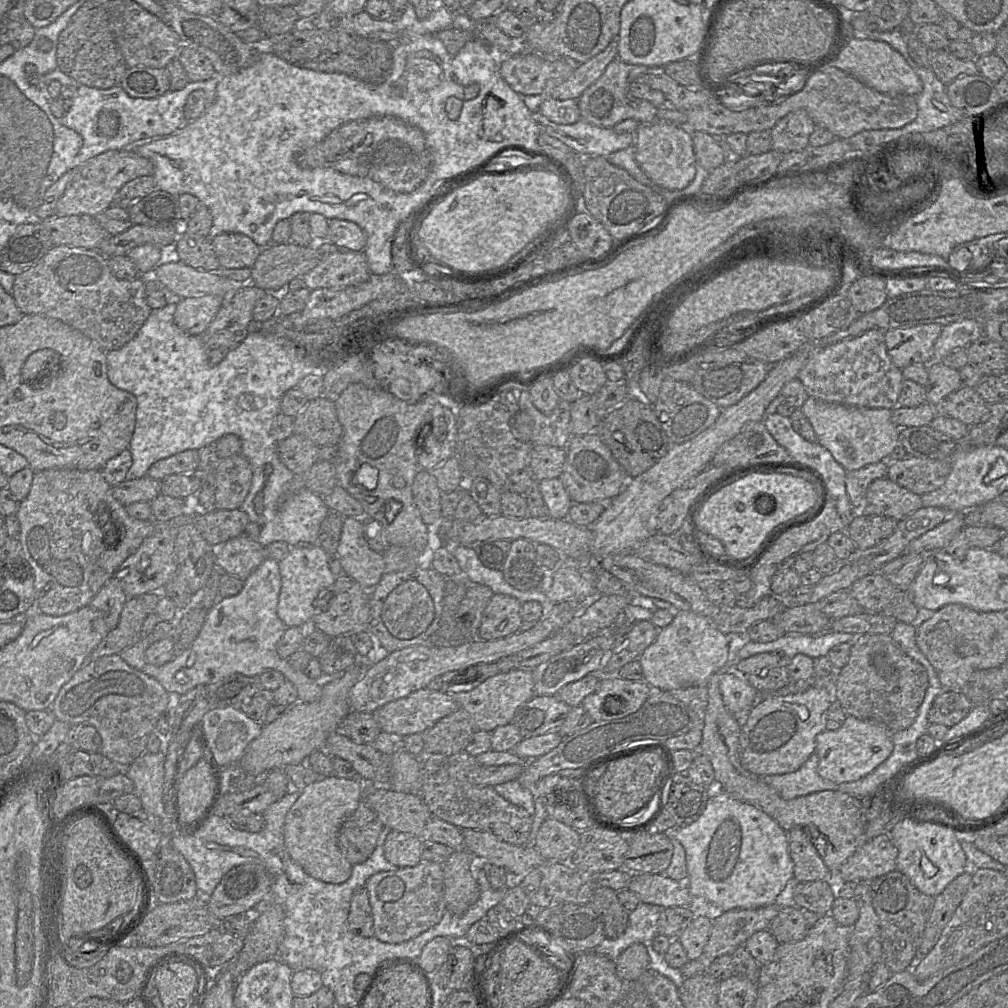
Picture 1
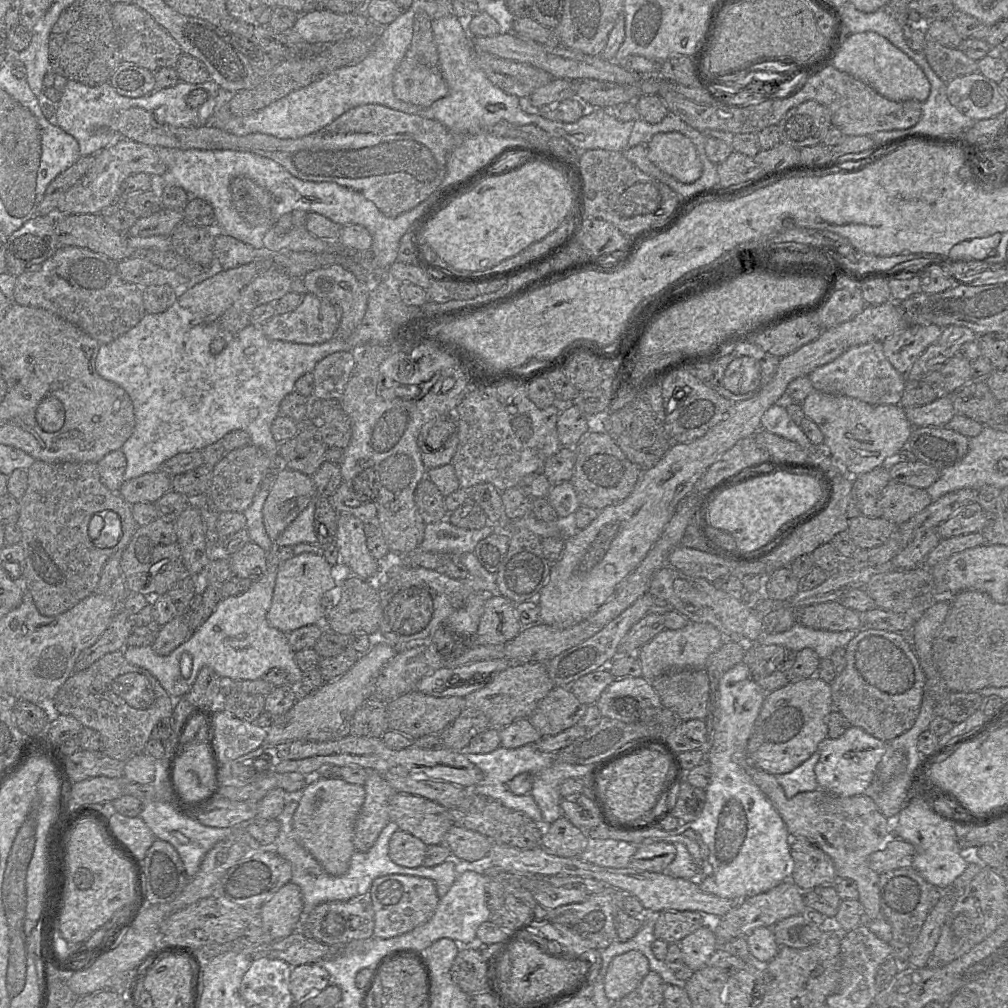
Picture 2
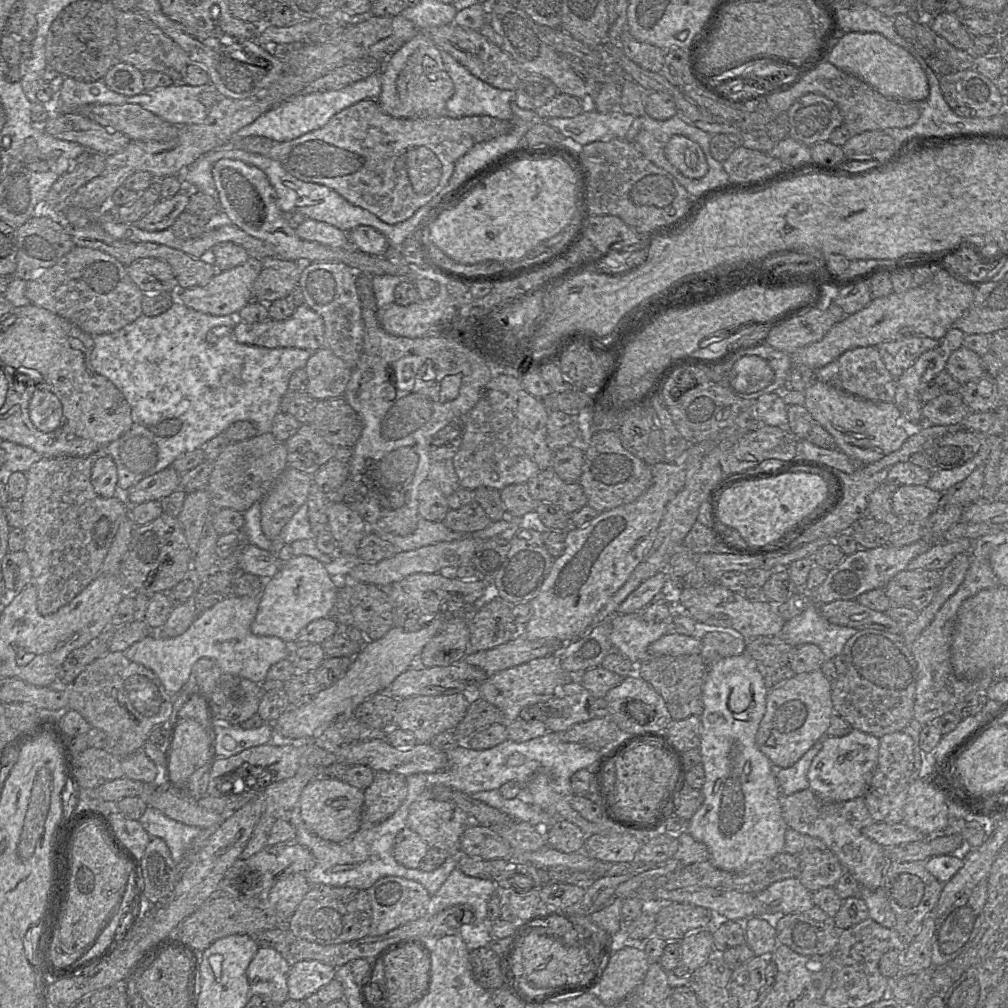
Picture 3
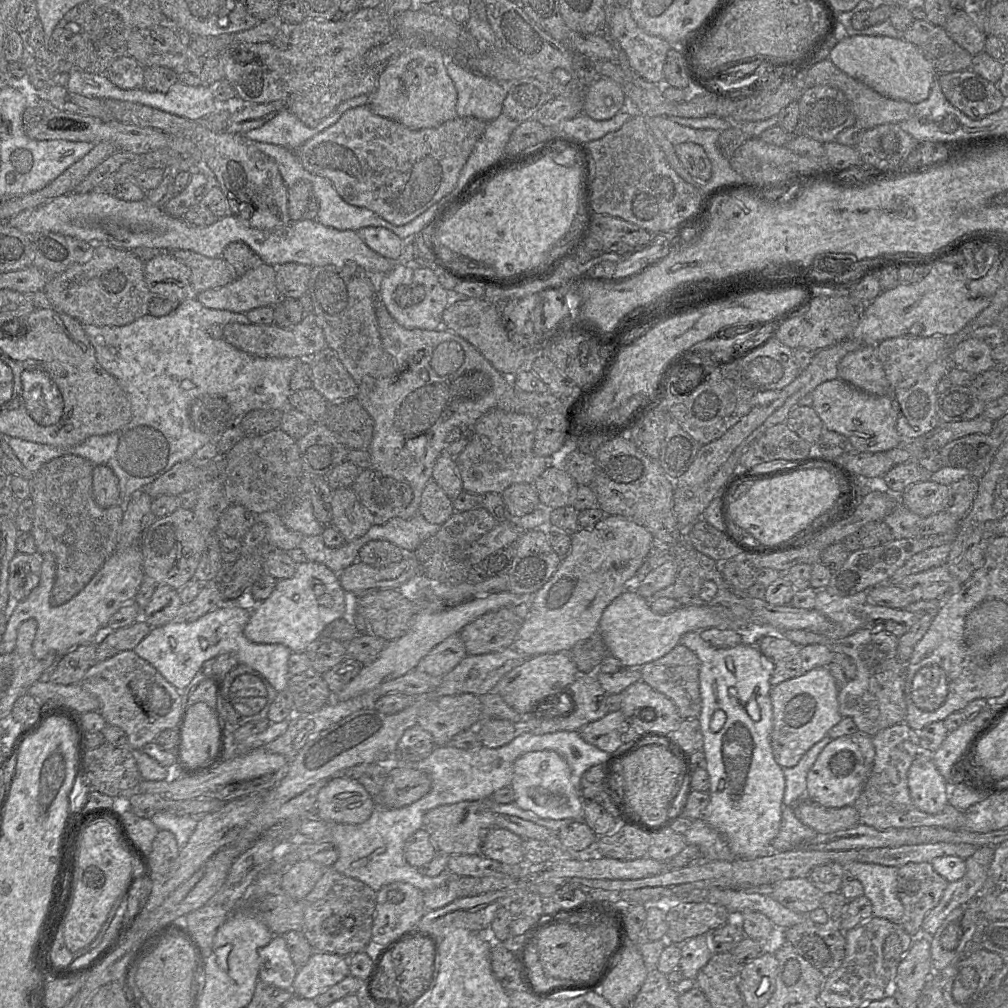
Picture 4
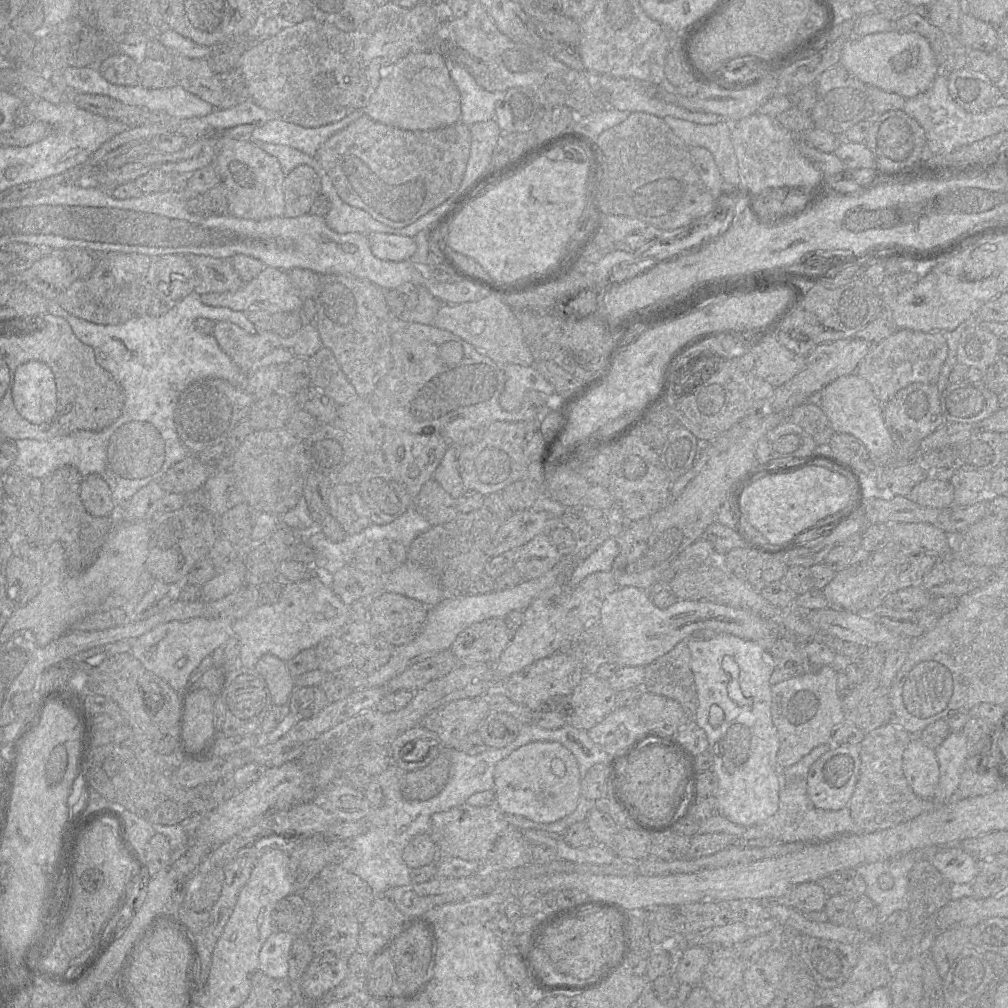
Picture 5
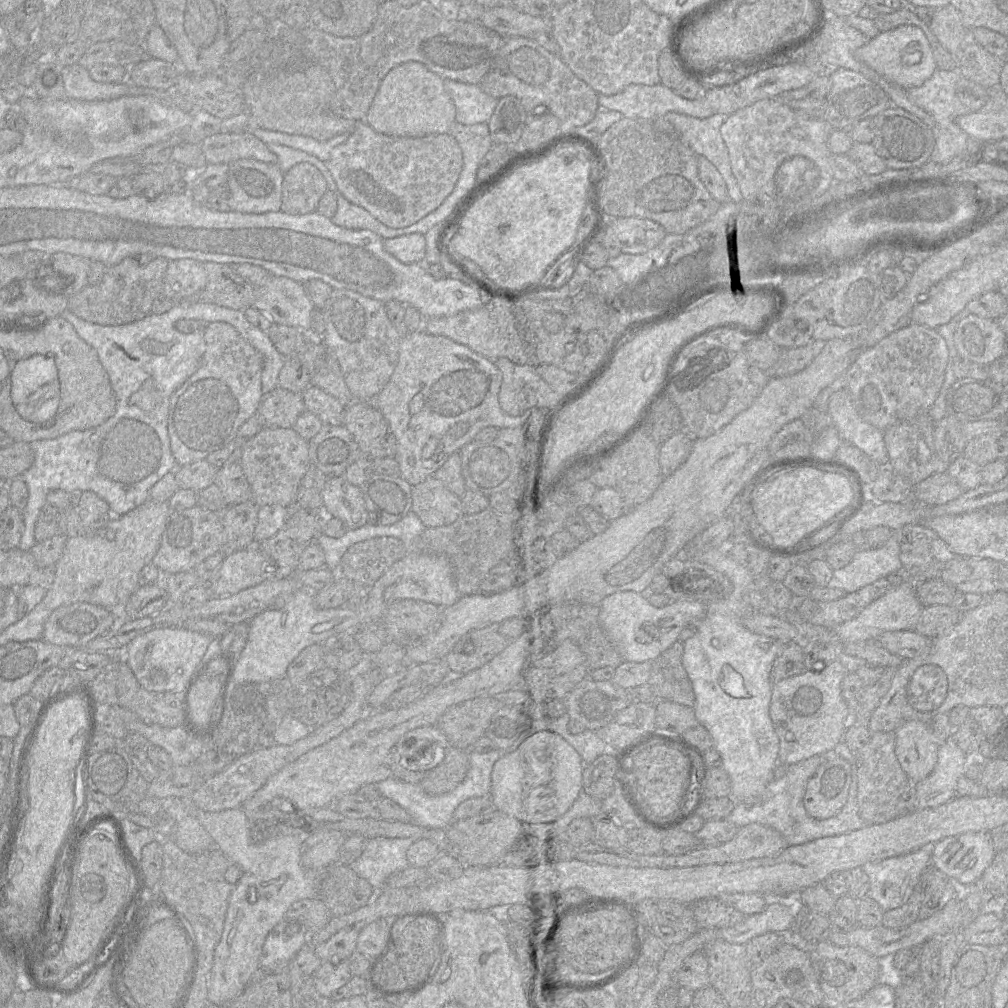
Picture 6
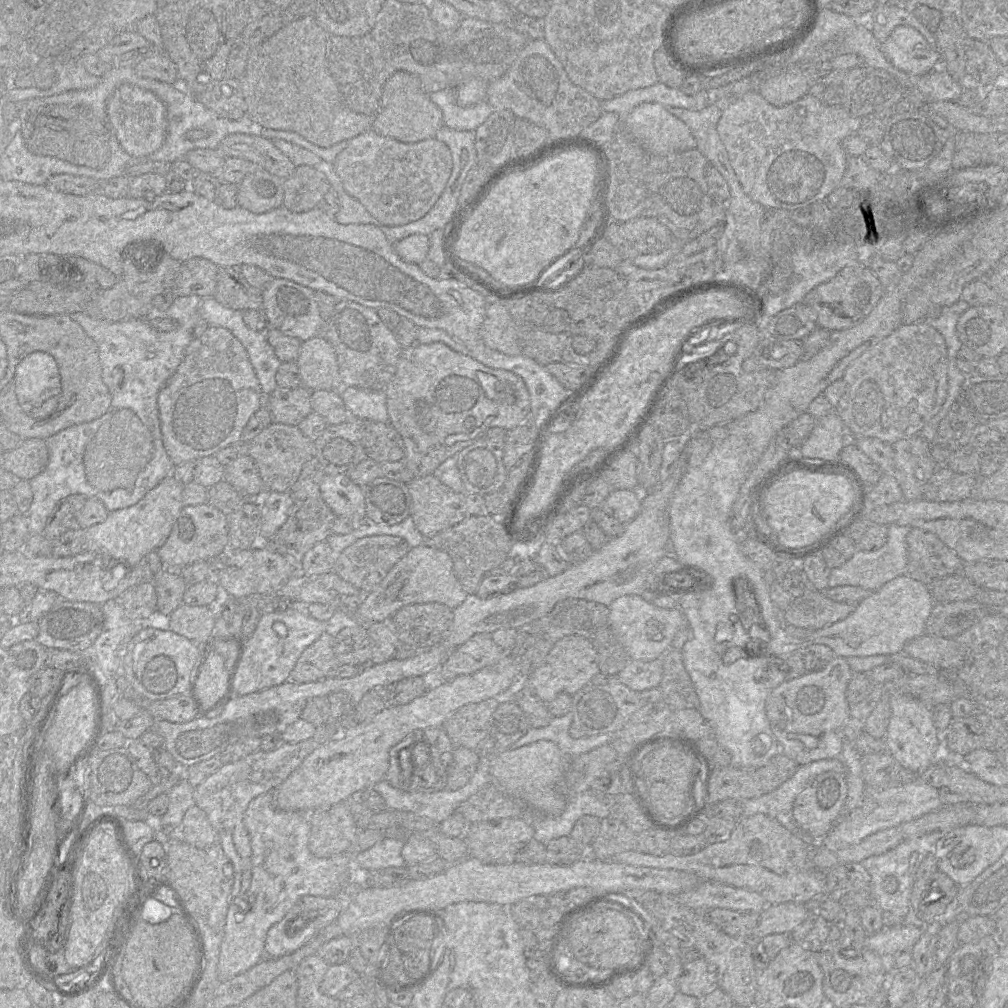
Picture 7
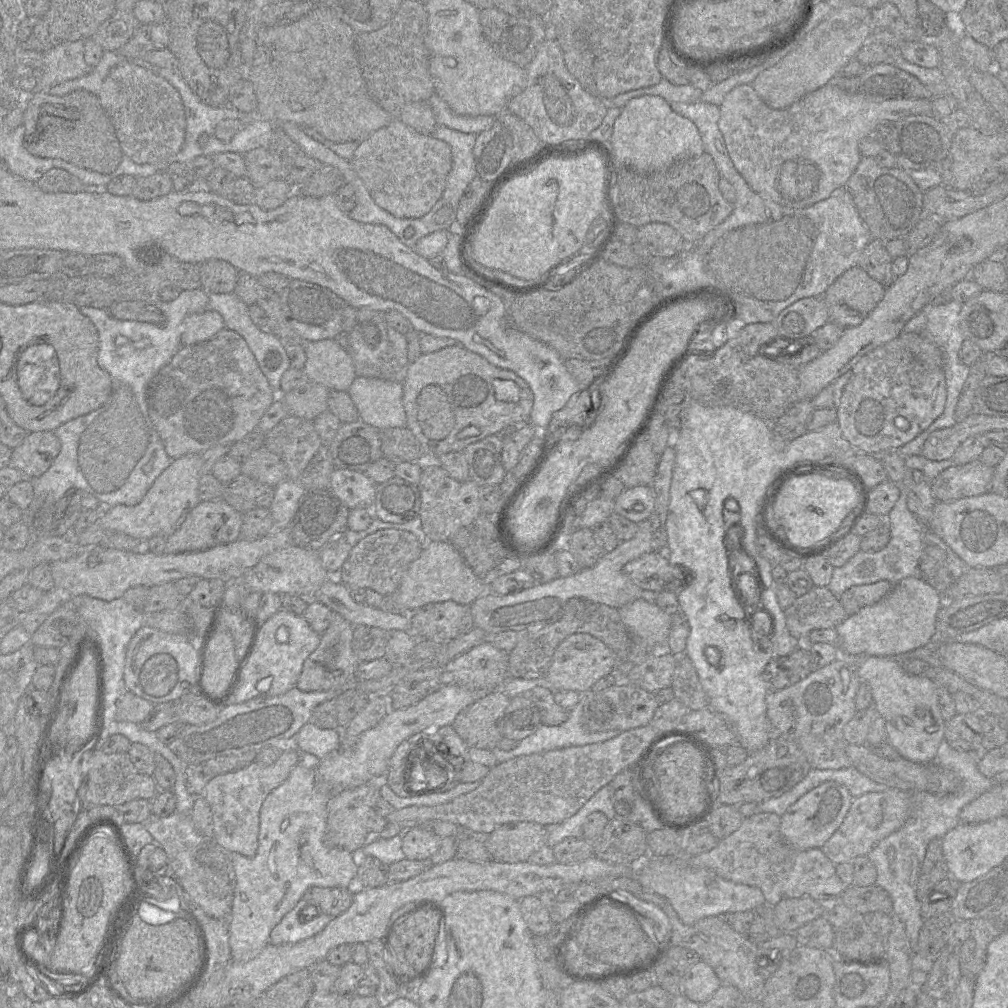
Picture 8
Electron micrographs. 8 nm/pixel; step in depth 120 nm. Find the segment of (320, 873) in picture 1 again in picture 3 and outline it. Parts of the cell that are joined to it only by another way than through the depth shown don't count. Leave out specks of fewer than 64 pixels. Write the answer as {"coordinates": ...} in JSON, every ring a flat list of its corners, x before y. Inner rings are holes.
{"coordinates":[[313,779,299,799,301,817,306,827,324,840,344,842,362,828,361,812,364,792,343,780]]}

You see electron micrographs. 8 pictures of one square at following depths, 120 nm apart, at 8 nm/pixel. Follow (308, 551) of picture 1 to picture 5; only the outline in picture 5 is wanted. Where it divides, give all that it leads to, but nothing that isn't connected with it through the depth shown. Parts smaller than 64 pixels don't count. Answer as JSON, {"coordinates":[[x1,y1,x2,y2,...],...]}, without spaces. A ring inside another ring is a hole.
{"coordinates":[[320,572,297,582,287,582,280,599,270,605,258,605,245,618,232,622,232,636,241,643,239,665,246,668,255,668,259,659,272,654,288,662,300,652,315,648,323,639,338,636,339,630,350,621,350,608,344,604,331,589,327,577]]}

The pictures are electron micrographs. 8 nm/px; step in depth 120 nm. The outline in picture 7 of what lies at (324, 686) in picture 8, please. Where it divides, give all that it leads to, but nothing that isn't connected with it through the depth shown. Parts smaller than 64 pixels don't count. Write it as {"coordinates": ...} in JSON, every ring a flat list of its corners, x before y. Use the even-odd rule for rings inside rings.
{"coordinates":[[324,632,317,641,303,651,289,675,289,680,306,683,334,678,333,671,339,665,334,653,334,636]]}

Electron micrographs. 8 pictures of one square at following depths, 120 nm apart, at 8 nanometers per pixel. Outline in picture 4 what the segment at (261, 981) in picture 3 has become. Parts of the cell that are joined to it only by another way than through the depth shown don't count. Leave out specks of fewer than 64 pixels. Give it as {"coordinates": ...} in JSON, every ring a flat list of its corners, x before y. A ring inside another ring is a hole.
{"coordinates":[[283,935,273,936,272,940,258,951,258,956,259,980,279,989,291,989,297,968,292,962]]}

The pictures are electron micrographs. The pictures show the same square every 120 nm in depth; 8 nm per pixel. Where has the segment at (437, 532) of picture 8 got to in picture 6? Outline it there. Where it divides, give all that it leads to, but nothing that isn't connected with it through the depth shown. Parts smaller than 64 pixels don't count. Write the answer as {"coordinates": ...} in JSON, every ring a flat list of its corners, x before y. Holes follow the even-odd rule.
{"coordinates":[[433,476,412,487,411,511,426,528,447,526,465,515,461,498]]}

